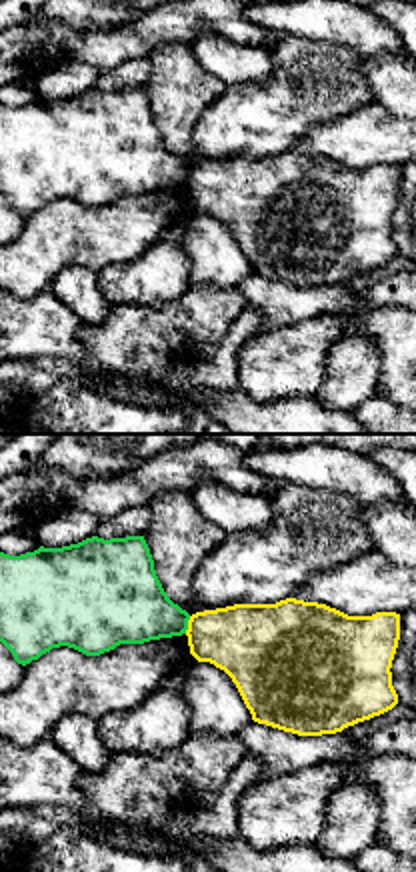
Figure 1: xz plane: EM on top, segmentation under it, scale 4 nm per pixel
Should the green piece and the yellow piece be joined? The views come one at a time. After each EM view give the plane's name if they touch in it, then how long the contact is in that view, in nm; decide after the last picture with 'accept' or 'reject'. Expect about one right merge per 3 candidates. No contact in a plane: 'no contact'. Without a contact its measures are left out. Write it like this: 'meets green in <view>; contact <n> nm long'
meets green in xz; contact 80 nm long

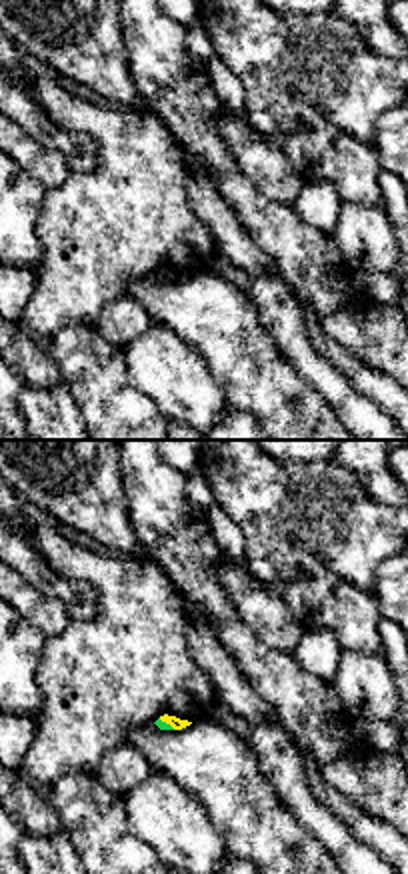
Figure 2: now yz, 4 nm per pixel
meets green in yz; contact 80 nm long

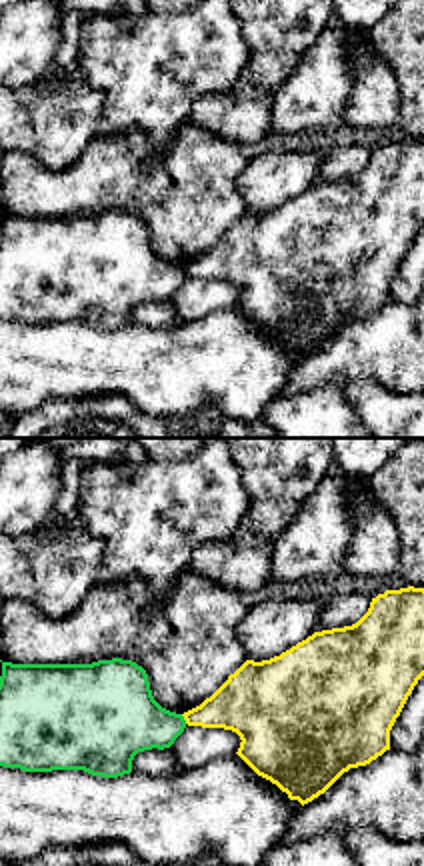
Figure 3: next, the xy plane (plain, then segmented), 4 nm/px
meets green in xy; contact 50 nm long

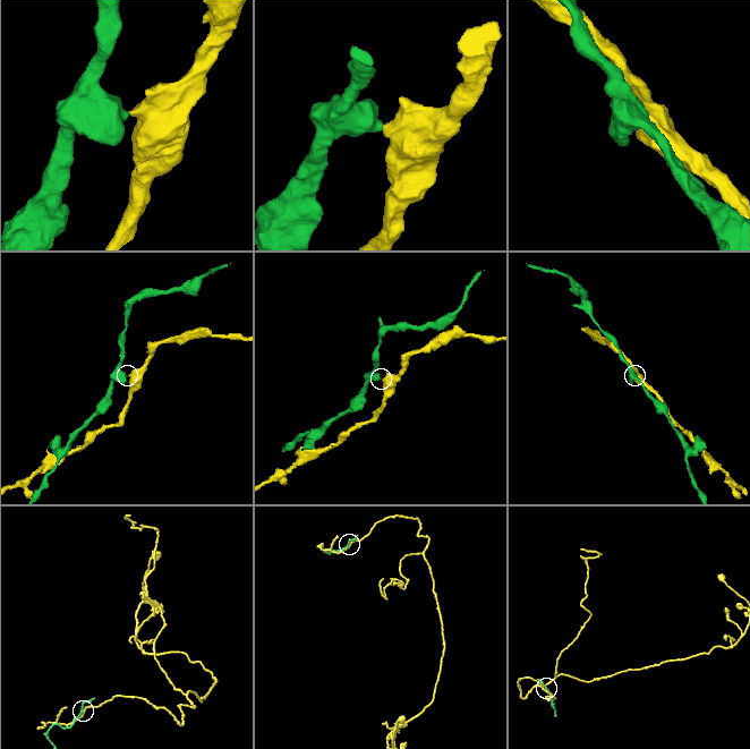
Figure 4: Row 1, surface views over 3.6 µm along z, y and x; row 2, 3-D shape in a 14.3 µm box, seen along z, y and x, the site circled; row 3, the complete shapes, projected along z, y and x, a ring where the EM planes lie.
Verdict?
reject

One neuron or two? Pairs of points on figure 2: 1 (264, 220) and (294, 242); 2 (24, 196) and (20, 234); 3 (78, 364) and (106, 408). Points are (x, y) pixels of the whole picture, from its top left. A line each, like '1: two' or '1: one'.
1: one
2: one
3: one

